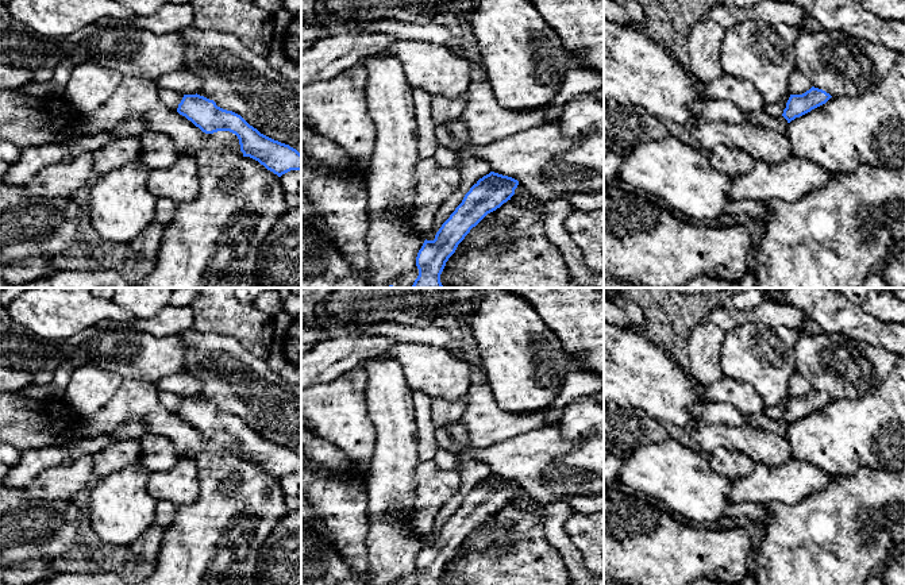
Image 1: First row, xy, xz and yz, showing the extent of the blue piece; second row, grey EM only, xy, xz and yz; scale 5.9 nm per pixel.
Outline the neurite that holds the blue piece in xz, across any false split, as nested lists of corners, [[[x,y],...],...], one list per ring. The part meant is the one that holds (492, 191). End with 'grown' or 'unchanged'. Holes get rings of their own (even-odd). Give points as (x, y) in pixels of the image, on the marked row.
[[[494,172],[480,178],[442,224],[434,240],[424,240],[416,257],[419,276],[412,288],[443,288],[440,274],[448,258],[488,213],[515,195],[519,181]]] | unchanged

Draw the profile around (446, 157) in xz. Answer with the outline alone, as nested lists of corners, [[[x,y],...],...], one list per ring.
[[[439,146],[434,158],[443,168],[454,168],[461,170],[462,159],[459,150]]]

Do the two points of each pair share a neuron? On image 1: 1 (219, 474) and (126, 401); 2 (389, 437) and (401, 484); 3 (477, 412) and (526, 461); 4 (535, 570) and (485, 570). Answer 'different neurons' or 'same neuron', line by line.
1: different neurons
2: same neuron
3: different neurons
4: same neuron

